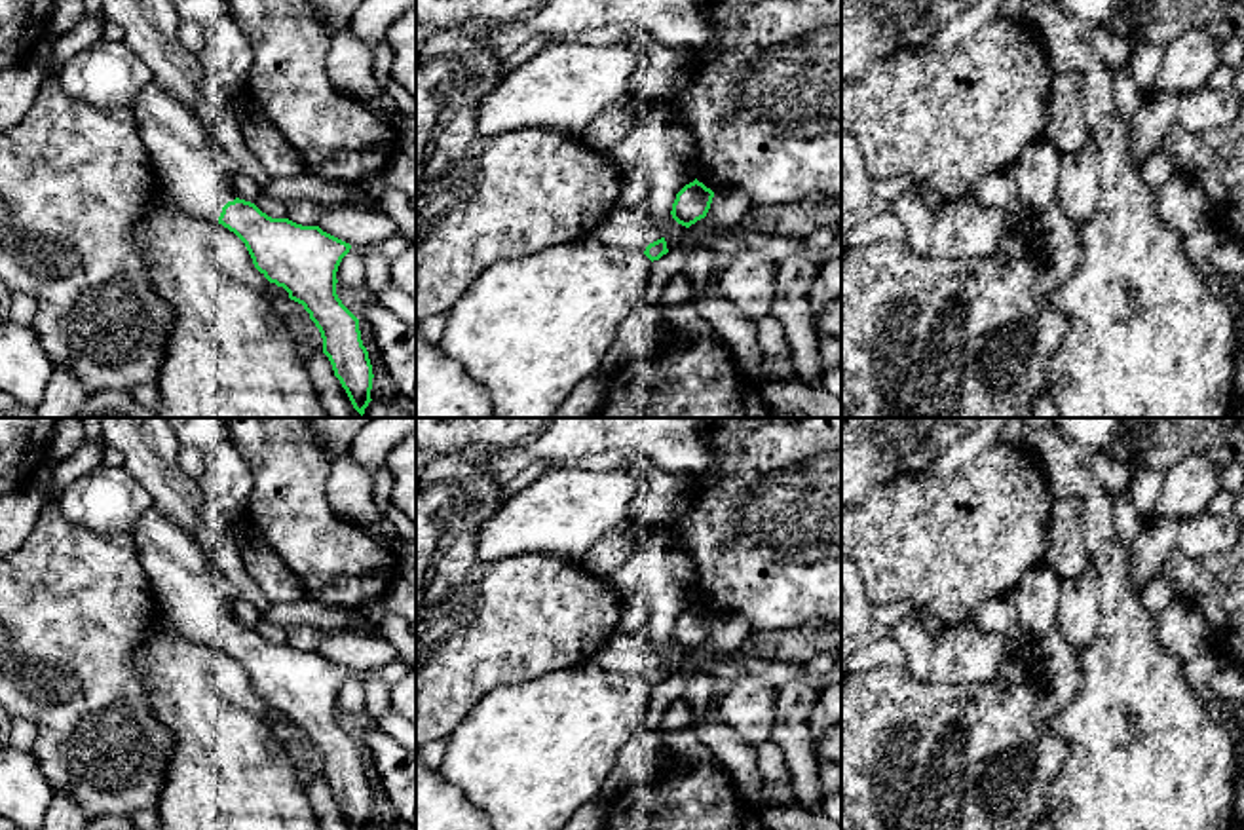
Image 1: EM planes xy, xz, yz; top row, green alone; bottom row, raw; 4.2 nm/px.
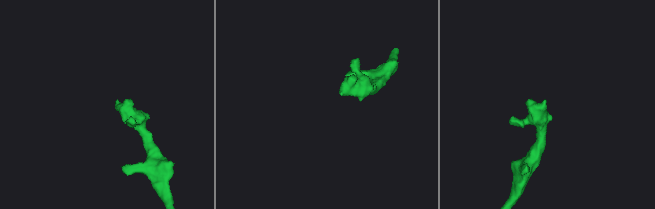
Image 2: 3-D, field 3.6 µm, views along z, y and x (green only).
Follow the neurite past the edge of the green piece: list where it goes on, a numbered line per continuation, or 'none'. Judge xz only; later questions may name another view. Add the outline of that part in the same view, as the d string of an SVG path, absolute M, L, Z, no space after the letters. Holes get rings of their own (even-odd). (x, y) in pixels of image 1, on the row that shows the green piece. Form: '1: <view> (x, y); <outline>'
1: xz (635, 230); M615 207L604 222L600 222L591 237L631 251L644 251L651 241L661 239L661 230L653 222L650 209Z

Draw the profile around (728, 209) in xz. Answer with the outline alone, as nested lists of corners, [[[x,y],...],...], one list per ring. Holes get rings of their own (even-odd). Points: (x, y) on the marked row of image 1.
[[[716,192],[707,217],[718,228],[739,228],[741,220],[754,209],[741,192]]]

